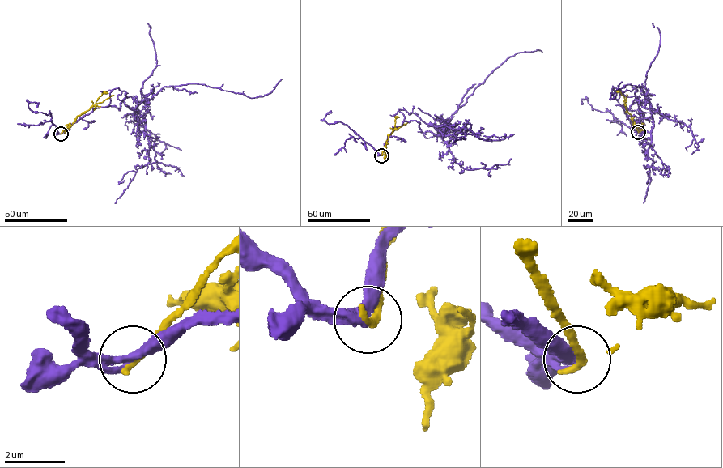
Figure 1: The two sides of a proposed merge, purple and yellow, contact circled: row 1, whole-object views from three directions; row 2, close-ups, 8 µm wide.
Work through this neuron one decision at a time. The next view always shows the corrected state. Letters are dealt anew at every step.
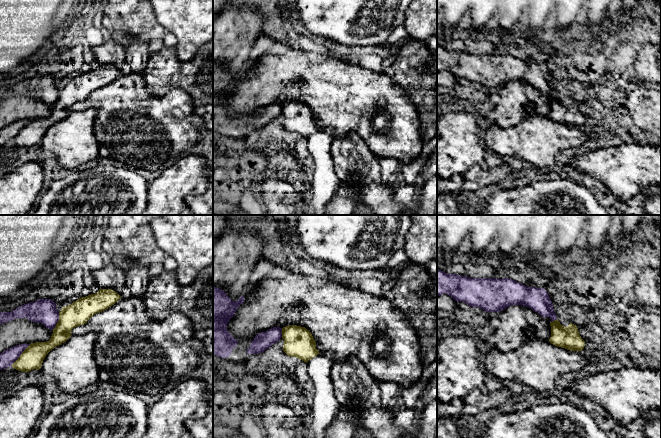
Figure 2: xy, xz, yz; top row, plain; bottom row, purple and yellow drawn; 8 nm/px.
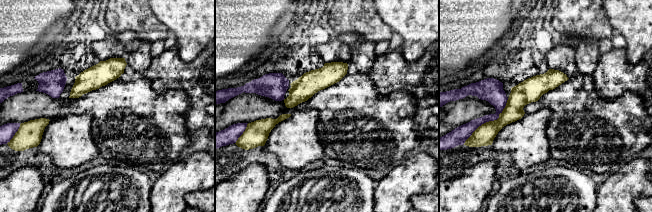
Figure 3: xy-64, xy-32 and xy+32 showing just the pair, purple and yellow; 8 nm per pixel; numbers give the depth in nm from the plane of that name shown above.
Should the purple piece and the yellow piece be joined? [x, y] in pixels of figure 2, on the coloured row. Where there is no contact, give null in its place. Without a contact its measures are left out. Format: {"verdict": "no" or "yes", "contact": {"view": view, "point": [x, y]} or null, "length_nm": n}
{"verdict": "no", "contact": {"view": "xy", "point": [20, 354]}, "length_nm": 240}

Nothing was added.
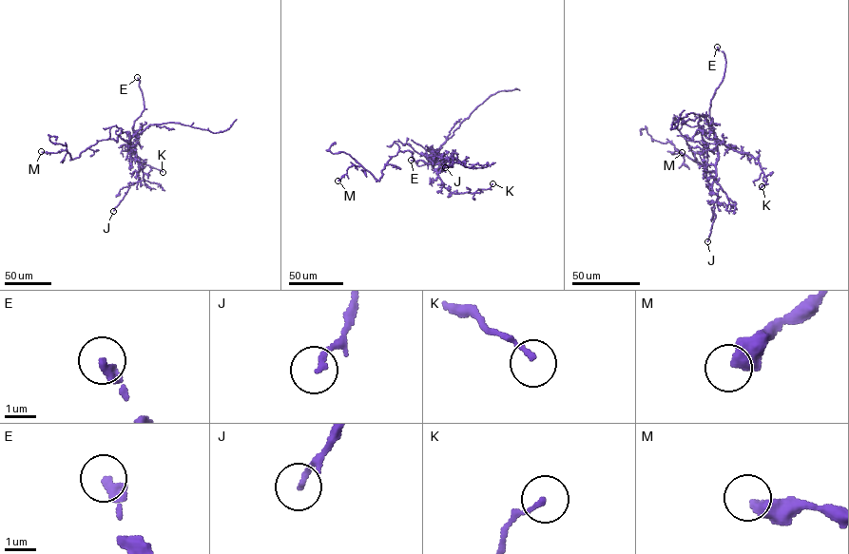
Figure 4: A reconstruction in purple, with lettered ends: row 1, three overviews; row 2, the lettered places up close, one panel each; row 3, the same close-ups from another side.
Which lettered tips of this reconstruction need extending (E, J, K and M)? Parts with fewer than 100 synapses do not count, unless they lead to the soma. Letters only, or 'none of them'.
E

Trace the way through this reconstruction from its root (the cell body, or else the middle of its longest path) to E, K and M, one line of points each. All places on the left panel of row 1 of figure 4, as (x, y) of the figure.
E: (121, 138), (130, 139), (134, 122), (144, 108), (137, 77)
K: (121, 138), (129, 141), (128, 149), (132, 153), (163, 172)
M: (121, 138), (119, 135), (117, 142), (111, 139), (99, 141), (73, 159), (67, 150), (41, 151)

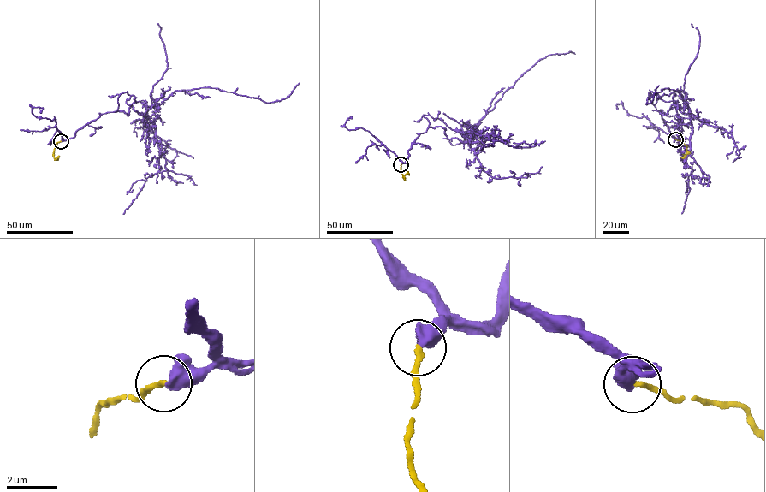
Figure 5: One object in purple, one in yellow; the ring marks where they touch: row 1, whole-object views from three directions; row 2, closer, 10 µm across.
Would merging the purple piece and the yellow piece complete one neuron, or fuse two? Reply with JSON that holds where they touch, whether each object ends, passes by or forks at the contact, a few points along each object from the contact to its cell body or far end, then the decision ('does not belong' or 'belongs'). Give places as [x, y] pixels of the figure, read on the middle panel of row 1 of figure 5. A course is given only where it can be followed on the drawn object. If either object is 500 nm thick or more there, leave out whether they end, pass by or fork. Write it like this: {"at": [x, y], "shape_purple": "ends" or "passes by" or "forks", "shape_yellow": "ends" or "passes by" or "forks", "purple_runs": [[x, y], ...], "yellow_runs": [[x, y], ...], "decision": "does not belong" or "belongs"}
{"at": [400, 164], "purple_runs": [[400, 164], [428, 127], [442, 127], [448, 139], [467, 142], [480, 120], [540, 60], [575, 54]], "yellow_runs": [[400, 164], [403, 177], [408, 171]], "decision": "belongs"}

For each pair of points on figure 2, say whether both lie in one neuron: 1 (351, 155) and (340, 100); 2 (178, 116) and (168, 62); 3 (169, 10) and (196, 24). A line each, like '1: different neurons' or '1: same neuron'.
1: different neurons
2: different neurons
3: same neuron

